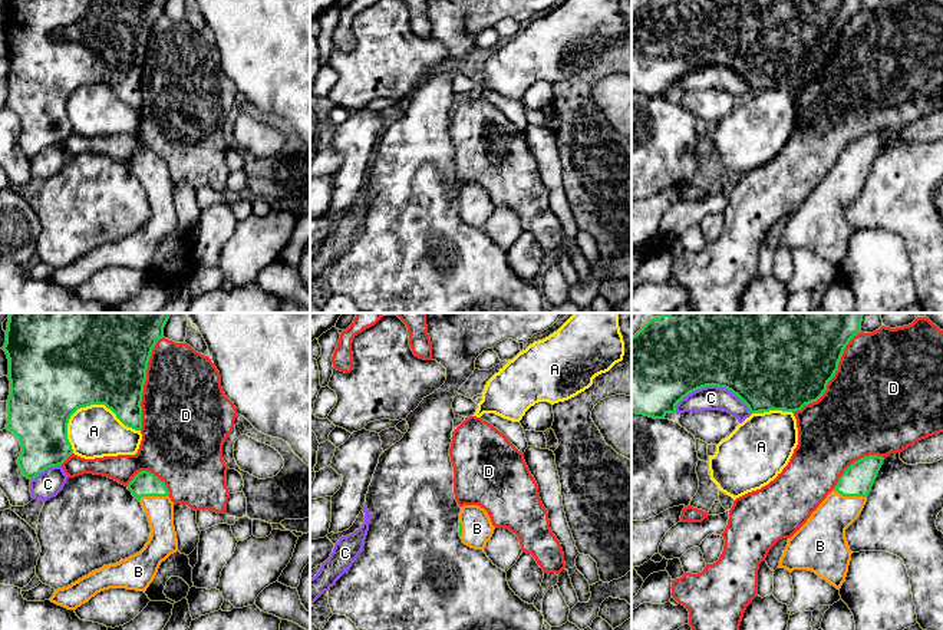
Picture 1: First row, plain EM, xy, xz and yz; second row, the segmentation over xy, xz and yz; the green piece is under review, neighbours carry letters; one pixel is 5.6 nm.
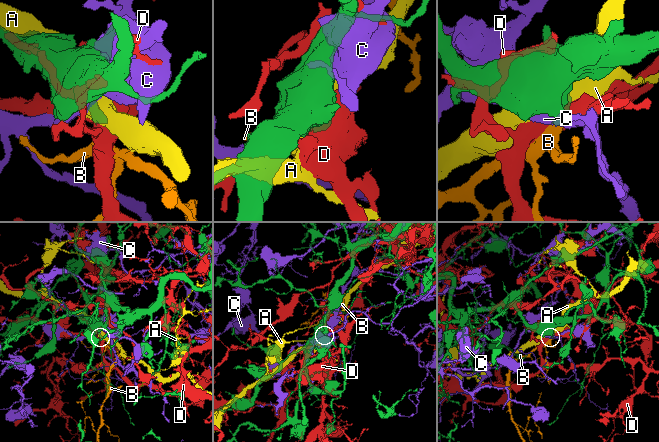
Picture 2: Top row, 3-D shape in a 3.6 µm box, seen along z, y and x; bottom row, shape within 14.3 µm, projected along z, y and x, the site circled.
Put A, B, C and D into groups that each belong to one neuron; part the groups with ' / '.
A / B / C / D

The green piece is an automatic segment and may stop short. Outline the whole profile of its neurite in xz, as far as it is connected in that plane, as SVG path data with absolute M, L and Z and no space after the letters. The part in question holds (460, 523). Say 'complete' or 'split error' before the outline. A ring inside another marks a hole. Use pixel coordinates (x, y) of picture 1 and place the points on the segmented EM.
split error | M464 505L459 512L459 537L462 542L475 550L484 550L495 527L488 512L479 505Z

